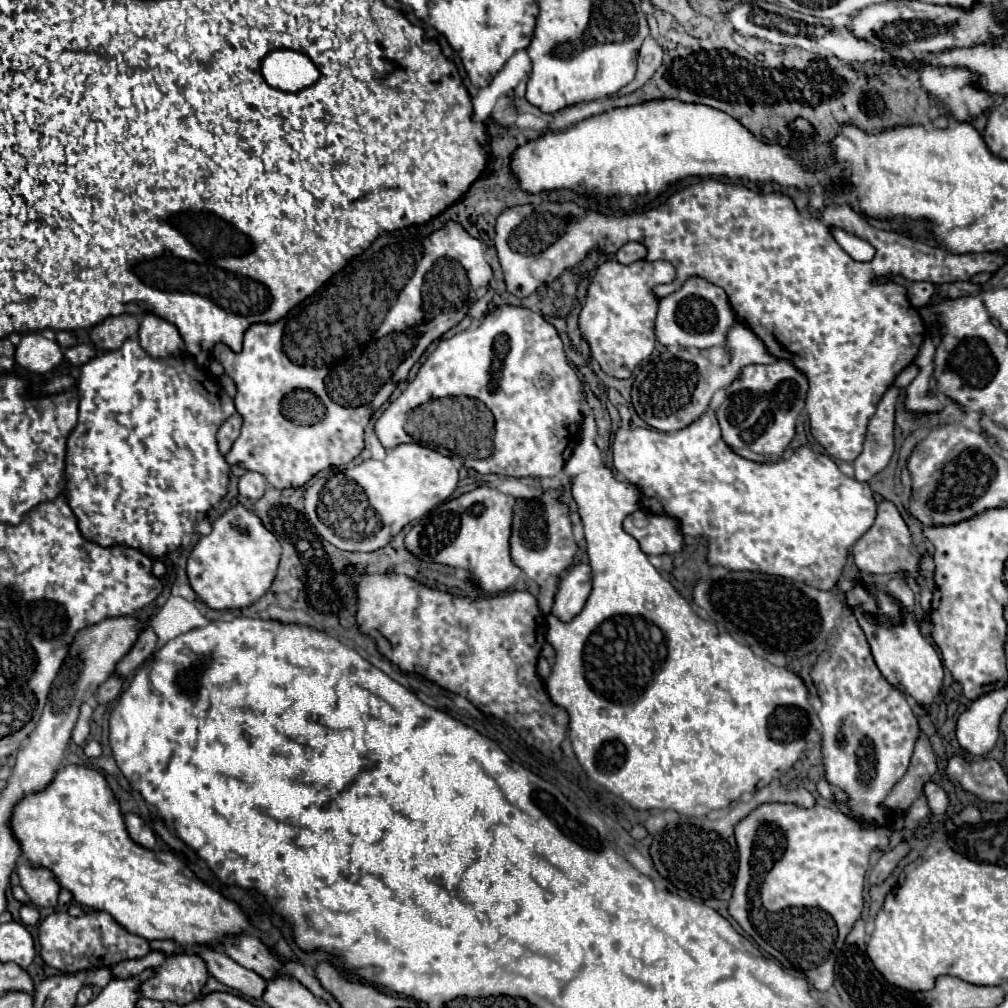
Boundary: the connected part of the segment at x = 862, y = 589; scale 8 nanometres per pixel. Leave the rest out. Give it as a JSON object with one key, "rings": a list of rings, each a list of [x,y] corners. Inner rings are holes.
{"rings":[[[862,578],[852,580],[852,590],[846,592],[846,606],[864,630],[884,678],[898,690],[910,694],[918,704],[930,704],[940,692],[944,668],[938,652],[922,634],[922,622],[910,610],[900,606],[886,590],[880,590],[874,584],[868,586]]]}

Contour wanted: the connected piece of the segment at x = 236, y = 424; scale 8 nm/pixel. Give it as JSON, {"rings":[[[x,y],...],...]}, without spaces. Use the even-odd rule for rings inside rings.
{"rings":[[[238,414],[230,416],[230,418],[220,426],[220,430],[218,430],[218,448],[220,448],[222,454],[226,454],[226,452],[230,450],[232,442],[234,442],[234,440],[238,438],[238,434],[240,434],[240,428],[242,428],[242,416],[238,416]]]}

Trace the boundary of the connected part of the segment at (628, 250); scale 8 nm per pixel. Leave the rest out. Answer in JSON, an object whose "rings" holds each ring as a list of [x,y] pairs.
{"rings":[[[628,242],[624,244],[618,252],[616,252],[616,258],[618,262],[622,264],[632,264],[636,260],[644,260],[648,254],[648,248],[644,244],[638,244],[638,242]]]}

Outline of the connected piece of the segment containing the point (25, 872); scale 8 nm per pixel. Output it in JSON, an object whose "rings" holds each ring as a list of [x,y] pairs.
{"rings":[[[24,862],[18,866],[16,874],[20,876],[20,886],[36,906],[56,906],[60,884],[54,880],[54,876],[50,876],[50,872],[46,872],[46,868],[30,868],[30,864]]]}

